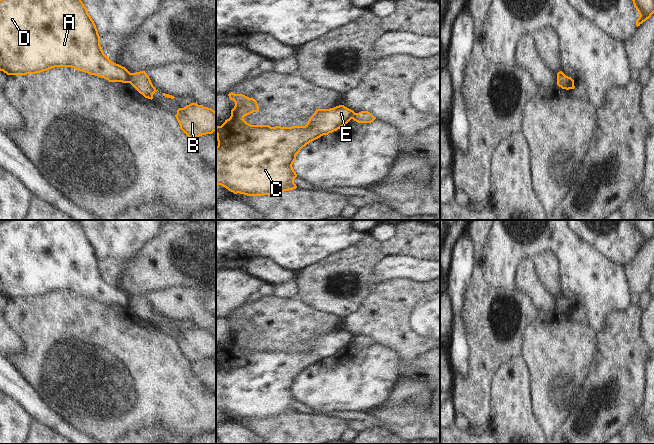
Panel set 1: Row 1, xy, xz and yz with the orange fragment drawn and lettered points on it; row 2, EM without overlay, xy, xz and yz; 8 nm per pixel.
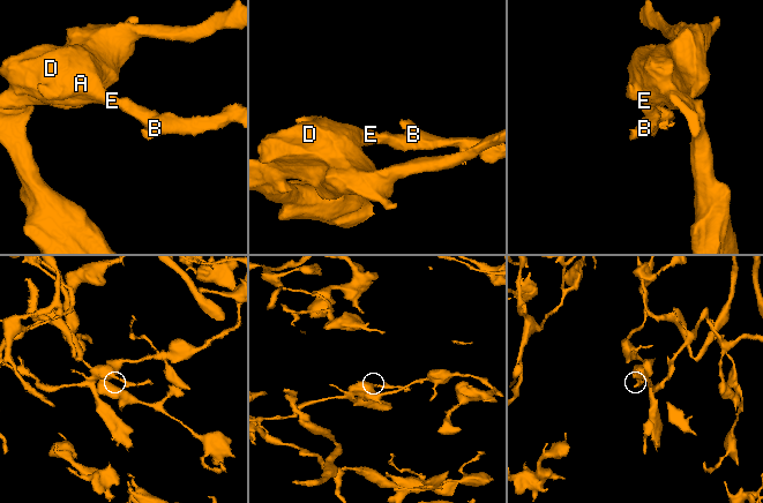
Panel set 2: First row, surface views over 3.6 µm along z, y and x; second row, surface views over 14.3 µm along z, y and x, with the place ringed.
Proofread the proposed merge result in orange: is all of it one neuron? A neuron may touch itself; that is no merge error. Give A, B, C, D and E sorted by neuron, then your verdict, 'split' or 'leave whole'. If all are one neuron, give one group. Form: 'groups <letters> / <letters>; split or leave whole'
groups A C D E / B; split

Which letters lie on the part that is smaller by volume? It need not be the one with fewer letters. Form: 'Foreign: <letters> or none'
Foreign: B

